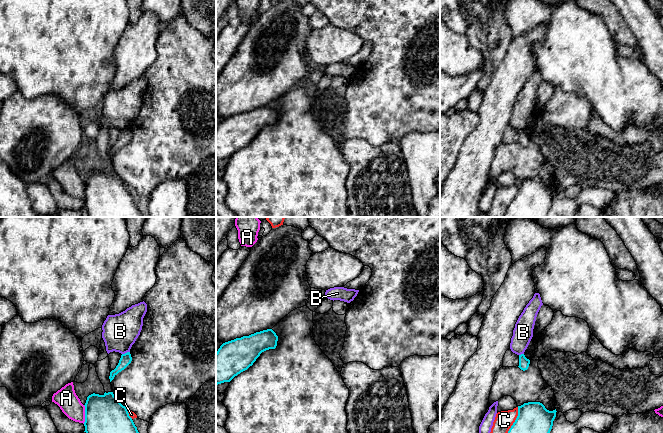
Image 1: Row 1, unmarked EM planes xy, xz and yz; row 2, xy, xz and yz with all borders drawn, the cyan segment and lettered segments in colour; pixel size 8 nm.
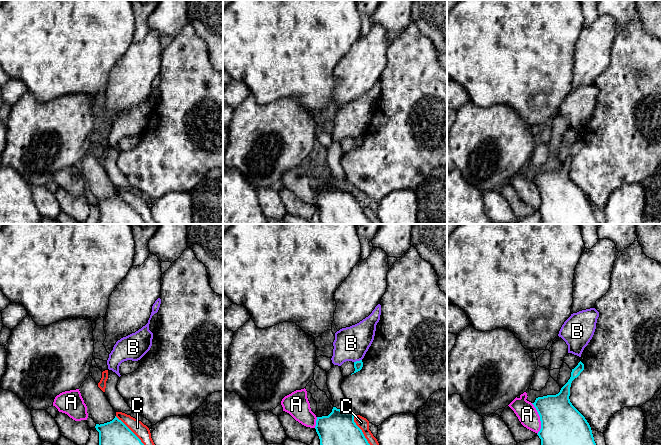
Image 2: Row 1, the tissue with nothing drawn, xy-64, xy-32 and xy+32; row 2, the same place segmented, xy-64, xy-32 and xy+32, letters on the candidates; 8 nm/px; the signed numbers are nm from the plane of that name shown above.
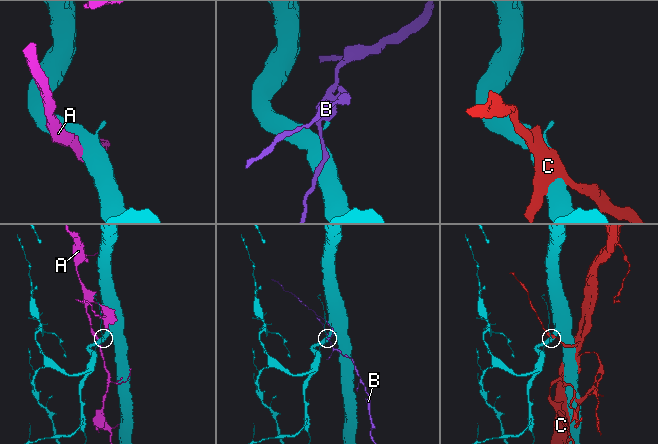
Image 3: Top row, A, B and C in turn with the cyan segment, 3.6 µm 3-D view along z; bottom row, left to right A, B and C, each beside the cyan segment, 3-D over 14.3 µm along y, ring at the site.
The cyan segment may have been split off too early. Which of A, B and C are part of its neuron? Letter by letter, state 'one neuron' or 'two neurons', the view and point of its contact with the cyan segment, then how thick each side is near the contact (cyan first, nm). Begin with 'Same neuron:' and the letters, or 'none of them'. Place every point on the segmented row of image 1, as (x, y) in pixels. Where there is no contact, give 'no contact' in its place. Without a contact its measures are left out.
Same neuron: none of them
A: two neurons | xy (85, 414) | 300/170 nm
B: two neurons | xy (125, 353) | 90/280 nm
C: two neurons | yz (515, 420) | 240/150 nm

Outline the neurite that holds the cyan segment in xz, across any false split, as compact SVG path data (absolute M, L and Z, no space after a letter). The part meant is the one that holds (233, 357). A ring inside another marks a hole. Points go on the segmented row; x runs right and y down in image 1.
M267 329L223 343L216 352L216 385L247 370L262 352L275 349L277 341L276 333Z

